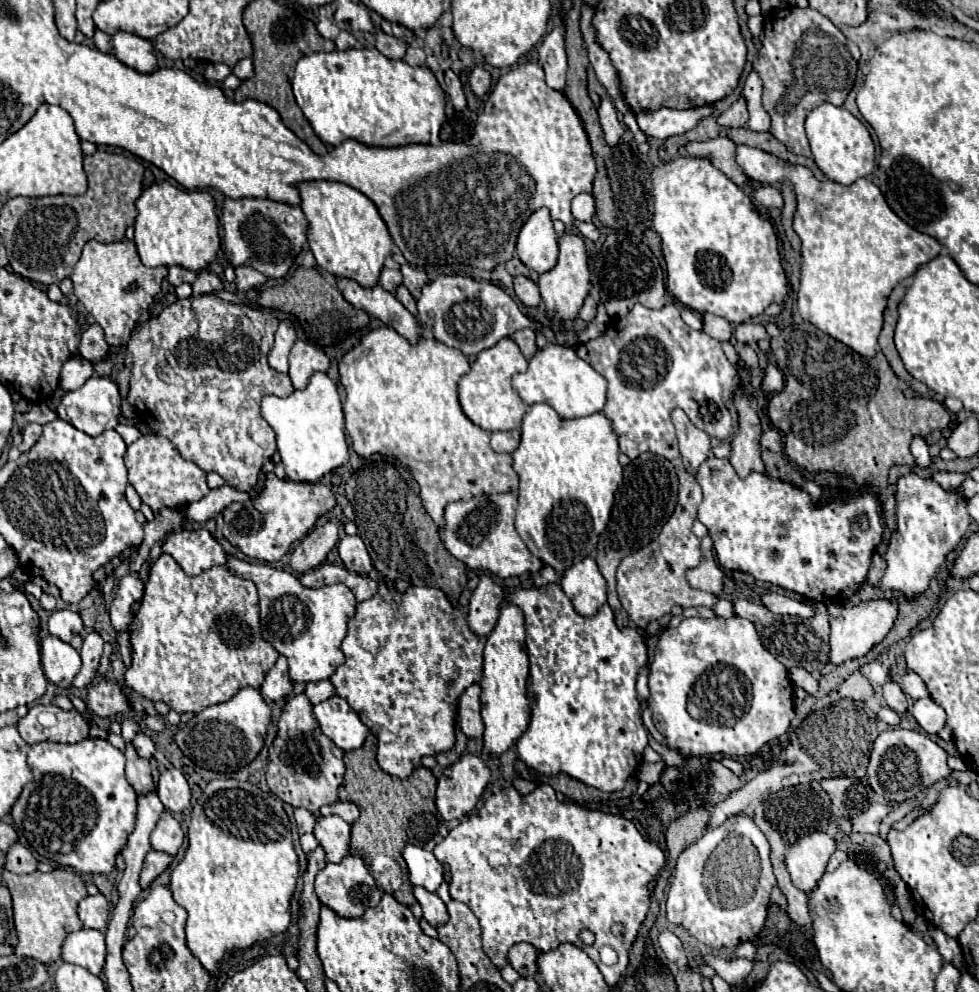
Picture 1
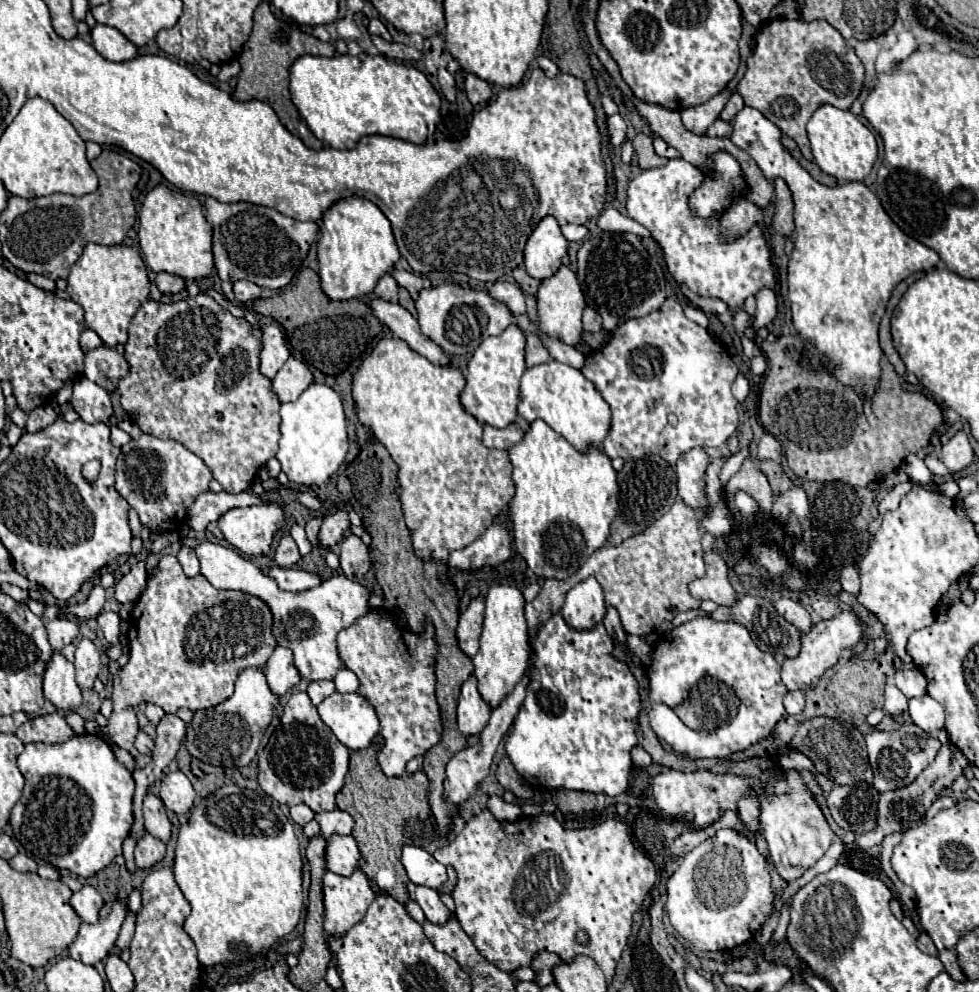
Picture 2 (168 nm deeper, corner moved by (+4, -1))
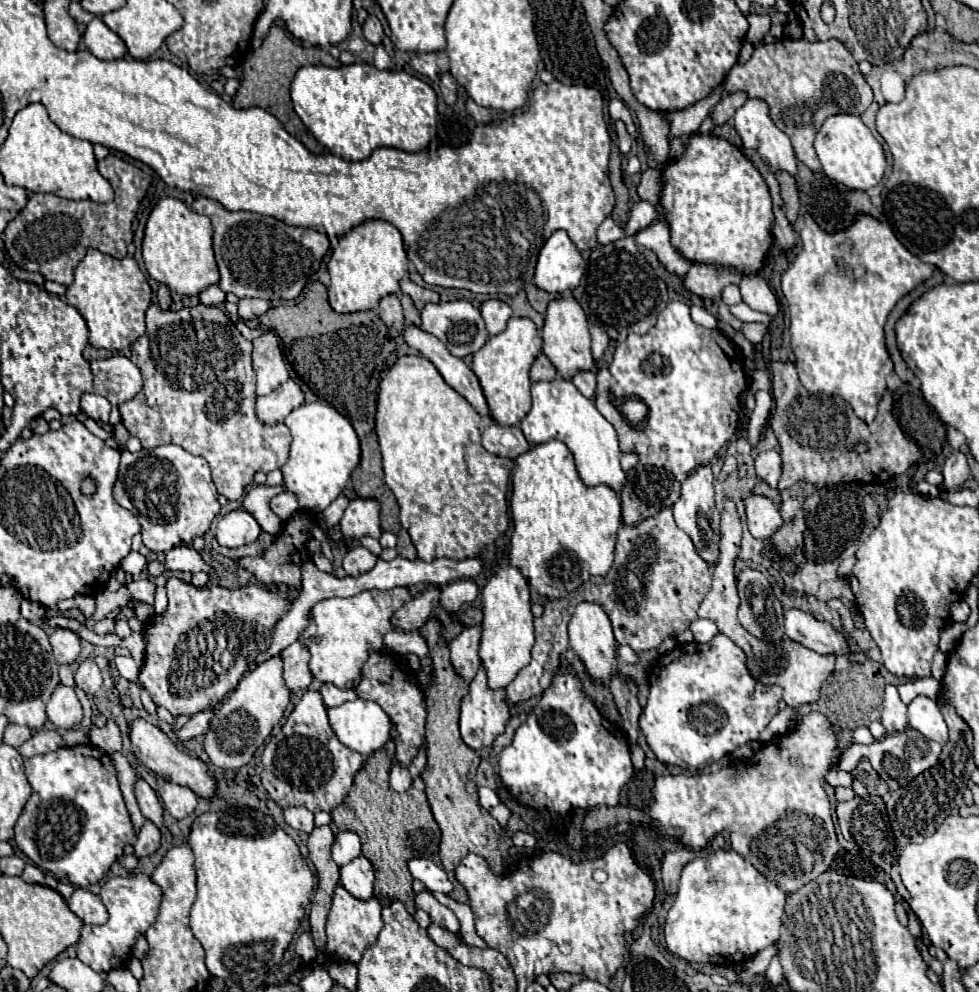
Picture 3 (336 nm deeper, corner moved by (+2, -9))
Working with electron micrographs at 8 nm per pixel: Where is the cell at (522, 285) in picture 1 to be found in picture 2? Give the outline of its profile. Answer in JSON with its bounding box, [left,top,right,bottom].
[490,283,526,315]

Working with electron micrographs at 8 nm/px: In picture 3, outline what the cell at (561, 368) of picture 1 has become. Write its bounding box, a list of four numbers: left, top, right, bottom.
[520,379,628,493]

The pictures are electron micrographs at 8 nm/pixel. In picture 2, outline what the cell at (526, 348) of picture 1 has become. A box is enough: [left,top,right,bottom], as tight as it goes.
[526,333,550,367]

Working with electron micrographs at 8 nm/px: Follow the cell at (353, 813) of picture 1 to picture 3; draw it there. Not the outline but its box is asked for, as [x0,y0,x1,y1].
[332,831,362,867]

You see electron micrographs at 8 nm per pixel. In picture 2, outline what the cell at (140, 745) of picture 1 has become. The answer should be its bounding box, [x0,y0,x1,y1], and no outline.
[134,731,154,755]

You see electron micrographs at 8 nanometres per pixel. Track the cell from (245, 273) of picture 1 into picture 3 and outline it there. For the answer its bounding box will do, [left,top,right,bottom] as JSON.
[238,299,270,321]

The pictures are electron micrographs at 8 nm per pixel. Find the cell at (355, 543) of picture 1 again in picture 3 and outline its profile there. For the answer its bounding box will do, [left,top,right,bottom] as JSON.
[342,547,378,577]

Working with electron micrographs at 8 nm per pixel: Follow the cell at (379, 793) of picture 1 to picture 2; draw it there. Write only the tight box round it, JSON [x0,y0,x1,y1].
[336,735,436,904]

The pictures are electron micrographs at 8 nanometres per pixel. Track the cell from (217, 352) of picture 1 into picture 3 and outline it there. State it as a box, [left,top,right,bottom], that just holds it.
[120,303,290,501]

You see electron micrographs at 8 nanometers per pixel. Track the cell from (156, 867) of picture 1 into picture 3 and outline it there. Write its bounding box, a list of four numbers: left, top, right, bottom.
[134,821,160,857]

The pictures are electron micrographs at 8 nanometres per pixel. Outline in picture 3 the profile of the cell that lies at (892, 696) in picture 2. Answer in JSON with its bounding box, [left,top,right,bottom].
[882,685,908,735]

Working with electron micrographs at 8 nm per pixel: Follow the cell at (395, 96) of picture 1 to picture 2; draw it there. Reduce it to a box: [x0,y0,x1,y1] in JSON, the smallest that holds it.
[290,55,440,149]

